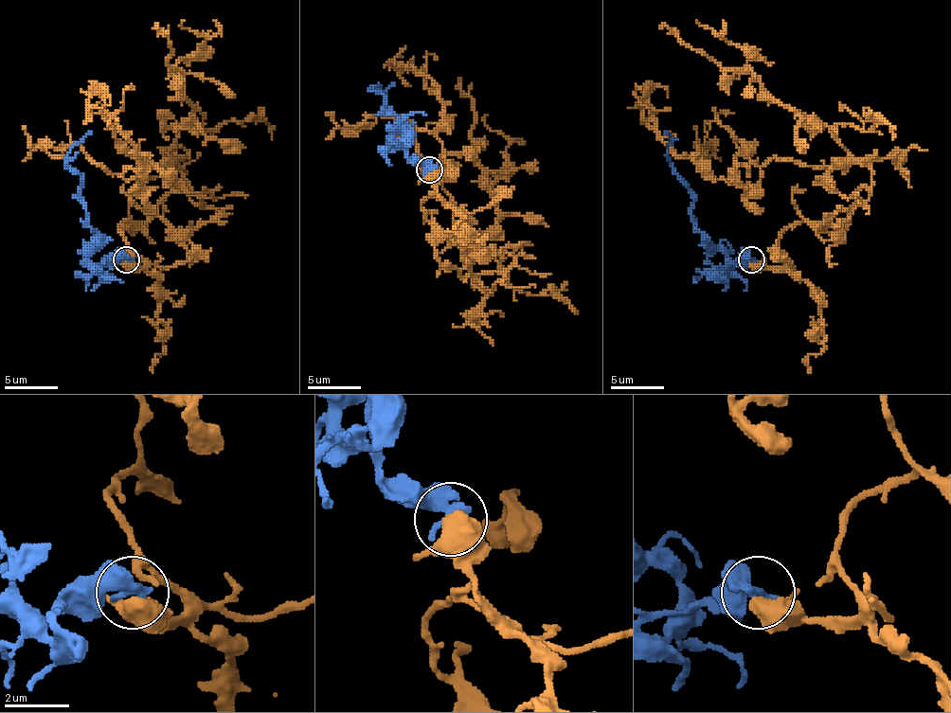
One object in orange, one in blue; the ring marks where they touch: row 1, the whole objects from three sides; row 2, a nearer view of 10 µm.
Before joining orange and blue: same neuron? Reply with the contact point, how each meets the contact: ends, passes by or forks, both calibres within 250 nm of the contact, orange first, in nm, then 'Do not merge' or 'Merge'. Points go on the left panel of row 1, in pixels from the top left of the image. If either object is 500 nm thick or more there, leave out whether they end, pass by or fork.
Place: (126, 259). At the ring orange passes by. At the ring blue ends. Thickness 440 nm (orange) against 480 nm. Merge

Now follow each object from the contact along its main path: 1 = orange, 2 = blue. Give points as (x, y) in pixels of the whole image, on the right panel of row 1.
1: (752, 261), (783, 264), (797, 224), (836, 232), (855, 192), (773, 158), (712, 179), (646, 95), (652, 115)
2: (752, 258), (728, 264), (699, 229), (691, 213), (693, 198), (670, 163), (667, 152), (672, 139), (665, 132)

